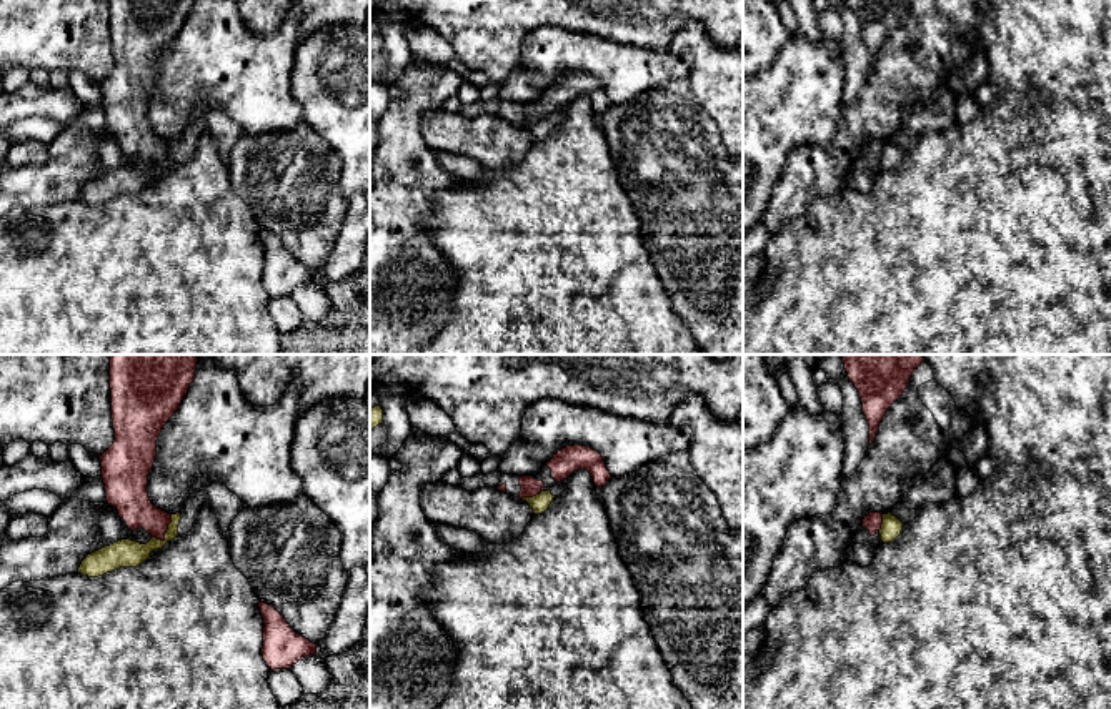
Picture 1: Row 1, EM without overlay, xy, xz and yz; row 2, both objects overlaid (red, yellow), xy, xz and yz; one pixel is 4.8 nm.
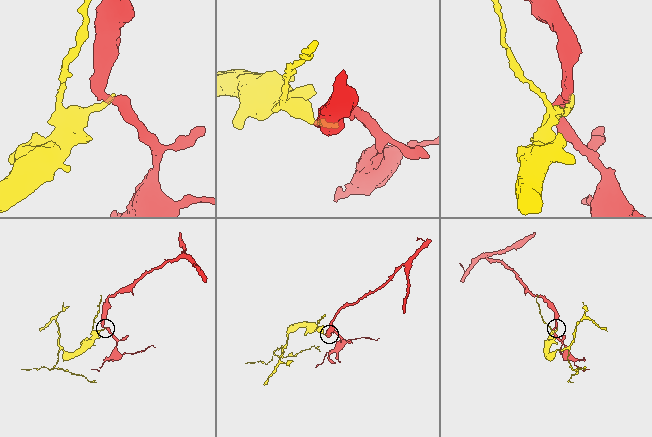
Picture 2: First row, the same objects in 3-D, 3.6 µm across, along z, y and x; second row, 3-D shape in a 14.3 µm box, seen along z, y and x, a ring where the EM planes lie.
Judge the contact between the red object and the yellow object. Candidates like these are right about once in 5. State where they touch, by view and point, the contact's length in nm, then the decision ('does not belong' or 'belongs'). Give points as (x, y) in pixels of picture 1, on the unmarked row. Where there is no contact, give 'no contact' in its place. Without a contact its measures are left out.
xy (165, 158) | 160 nm | does not belong

